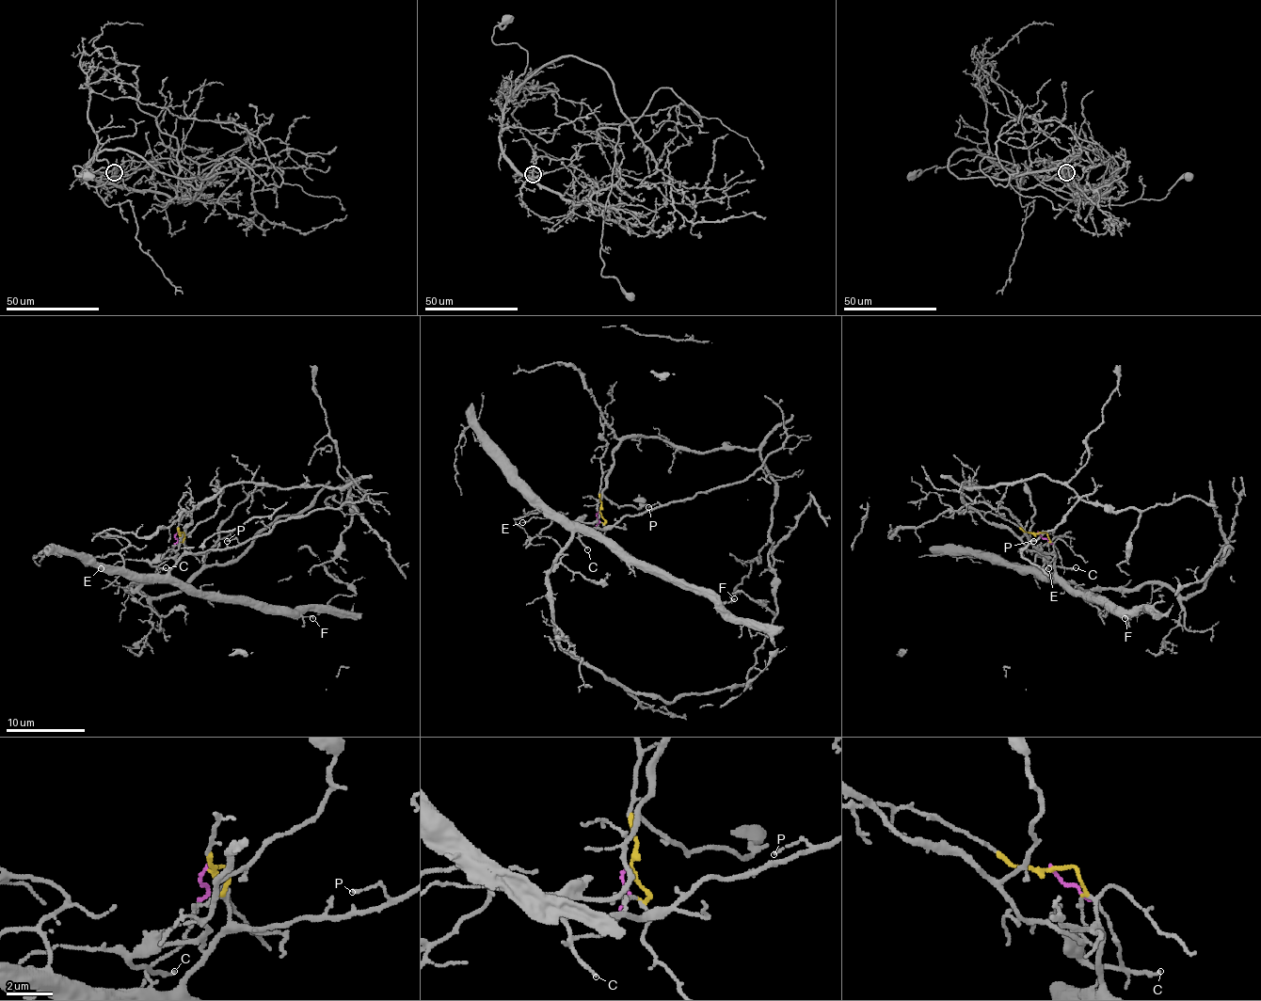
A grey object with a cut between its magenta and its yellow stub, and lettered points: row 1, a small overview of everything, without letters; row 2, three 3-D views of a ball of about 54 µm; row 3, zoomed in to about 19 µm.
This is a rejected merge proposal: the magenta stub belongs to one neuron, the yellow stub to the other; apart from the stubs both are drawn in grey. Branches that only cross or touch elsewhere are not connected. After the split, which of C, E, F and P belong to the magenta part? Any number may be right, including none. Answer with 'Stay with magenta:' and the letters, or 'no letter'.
Stay with magenta: C, E

